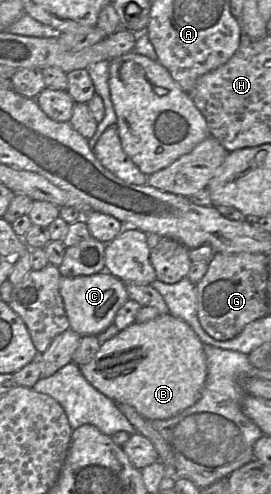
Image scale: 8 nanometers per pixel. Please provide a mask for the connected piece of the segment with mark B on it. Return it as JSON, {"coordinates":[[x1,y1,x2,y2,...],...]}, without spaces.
{"coordinates":[[170,313,159,314,147,322,132,323,103,342,94,357,79,367,86,380,99,392,116,403,133,407,149,421,171,418,192,406,200,398,207,376,204,344,189,324]]}

